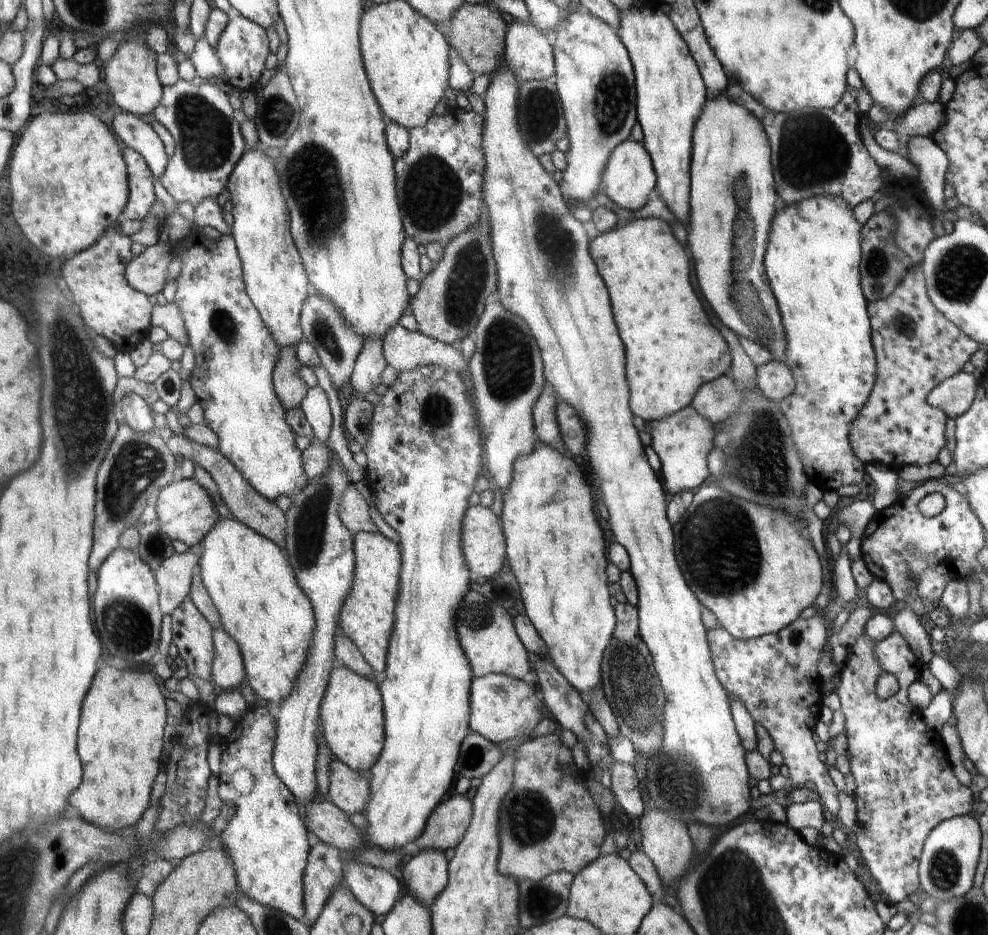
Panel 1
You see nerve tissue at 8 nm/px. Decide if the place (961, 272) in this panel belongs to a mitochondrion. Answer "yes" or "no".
yes

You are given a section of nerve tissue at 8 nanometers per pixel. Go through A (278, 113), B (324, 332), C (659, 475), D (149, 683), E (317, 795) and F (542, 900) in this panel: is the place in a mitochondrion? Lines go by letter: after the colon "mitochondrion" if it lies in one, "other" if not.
A: mitochondrion
B: mitochondrion
C: other
D: other
E: other
F: mitochondrion

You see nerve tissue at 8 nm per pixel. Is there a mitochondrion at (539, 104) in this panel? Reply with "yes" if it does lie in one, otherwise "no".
yes

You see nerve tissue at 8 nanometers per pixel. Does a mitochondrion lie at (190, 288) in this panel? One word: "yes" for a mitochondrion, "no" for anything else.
no

